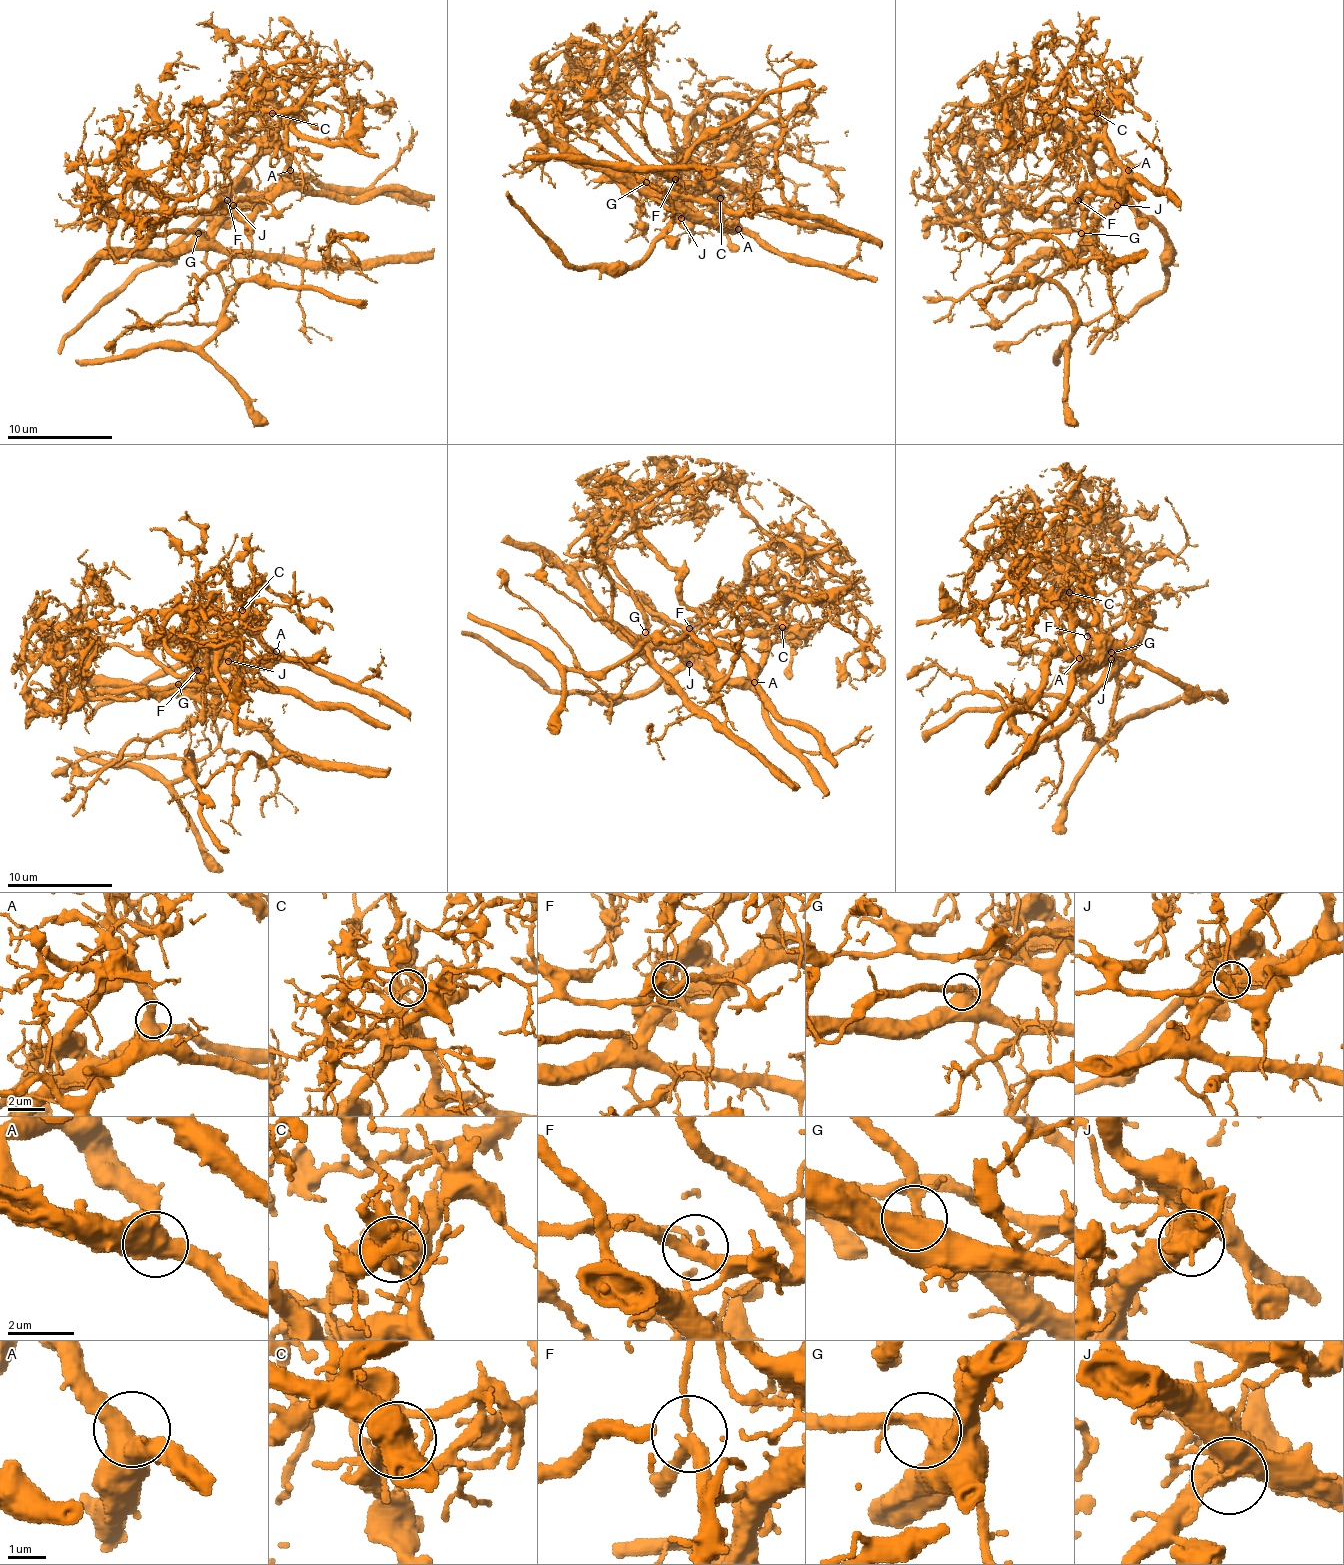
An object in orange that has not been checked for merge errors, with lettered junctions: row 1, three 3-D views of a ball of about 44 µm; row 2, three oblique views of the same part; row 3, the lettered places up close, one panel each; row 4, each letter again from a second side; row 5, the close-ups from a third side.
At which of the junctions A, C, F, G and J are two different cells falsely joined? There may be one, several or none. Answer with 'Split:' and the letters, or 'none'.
Split: C, F, J

